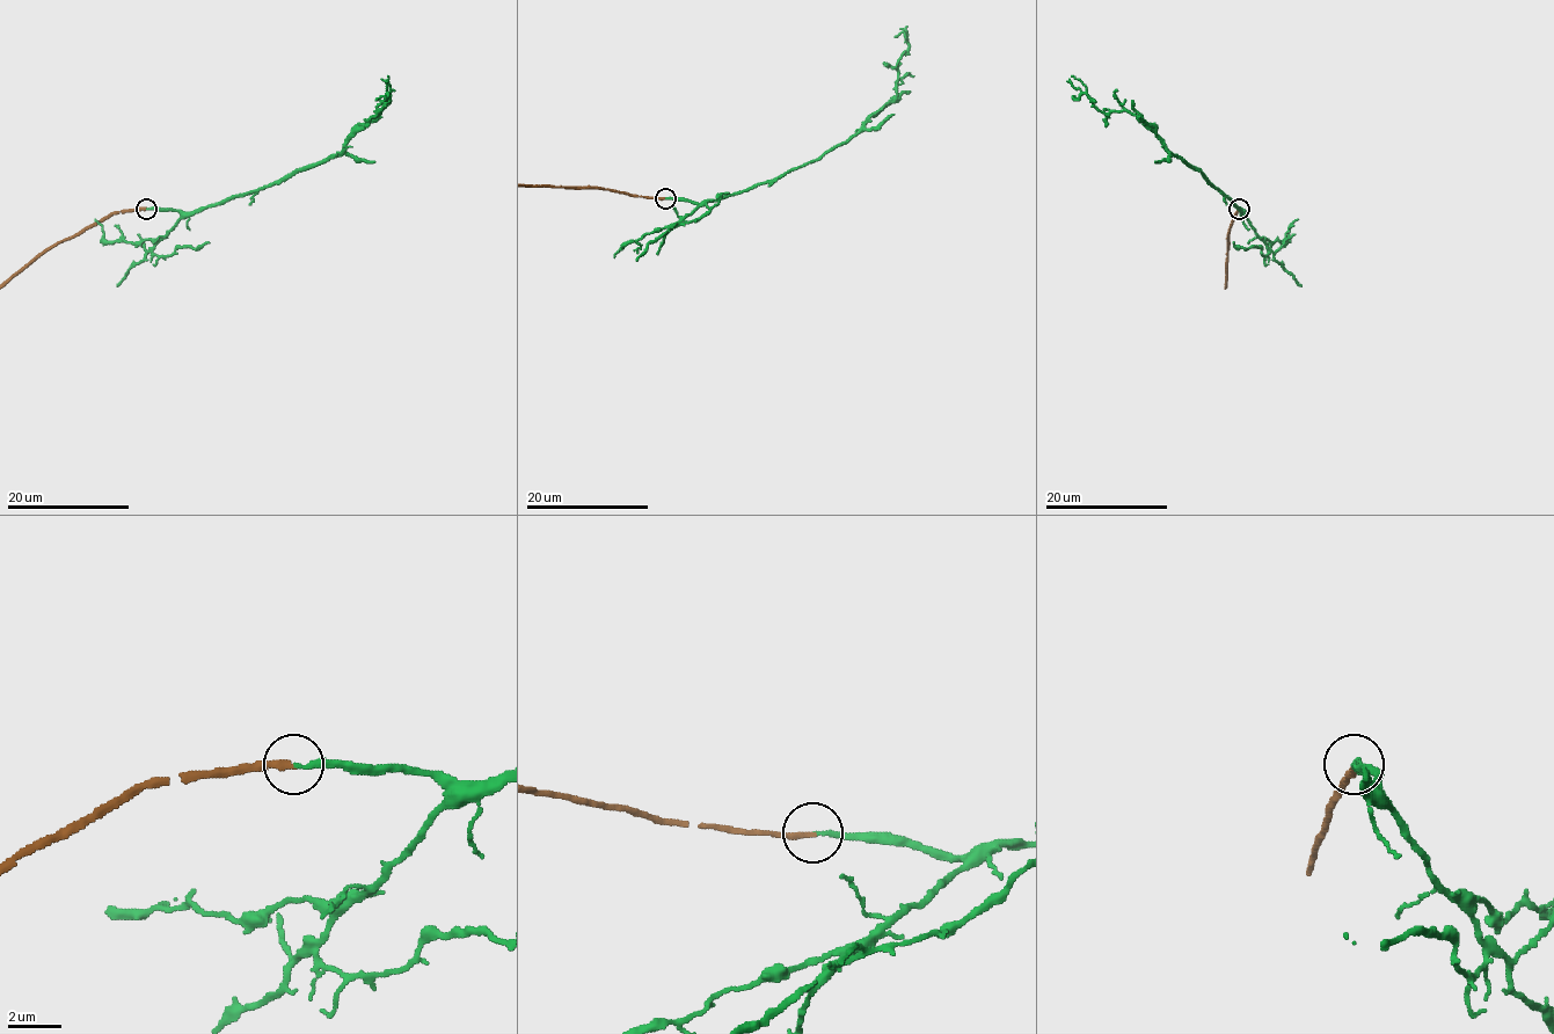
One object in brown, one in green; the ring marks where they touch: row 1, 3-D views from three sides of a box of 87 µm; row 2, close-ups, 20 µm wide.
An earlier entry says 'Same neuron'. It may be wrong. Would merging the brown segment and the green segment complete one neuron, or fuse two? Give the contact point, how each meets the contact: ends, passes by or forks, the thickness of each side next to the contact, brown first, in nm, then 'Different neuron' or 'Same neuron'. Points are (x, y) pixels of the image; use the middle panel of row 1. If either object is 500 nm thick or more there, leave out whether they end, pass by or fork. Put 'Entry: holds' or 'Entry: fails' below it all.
Place: (665, 198). At the ring brown ends. At the ring green ends. Thickness 220 nm (brown) against 170 nm. Same neuron
Entry: holds

